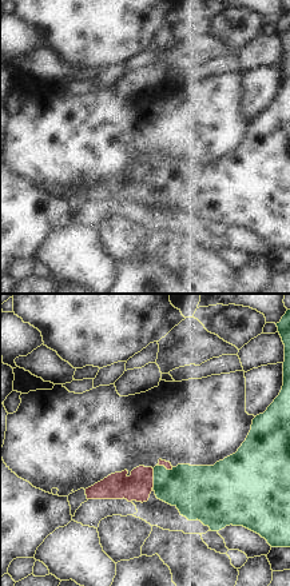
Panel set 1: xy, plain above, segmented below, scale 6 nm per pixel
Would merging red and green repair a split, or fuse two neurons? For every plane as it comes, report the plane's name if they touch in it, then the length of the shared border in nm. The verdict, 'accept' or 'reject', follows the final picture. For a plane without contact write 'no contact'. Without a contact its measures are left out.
contact in xy; length 110 nm

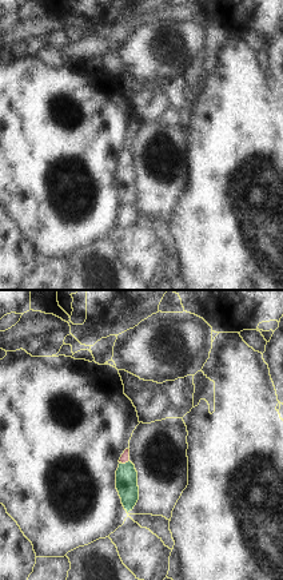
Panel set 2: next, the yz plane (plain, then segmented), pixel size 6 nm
contact in yz; length 60 nm

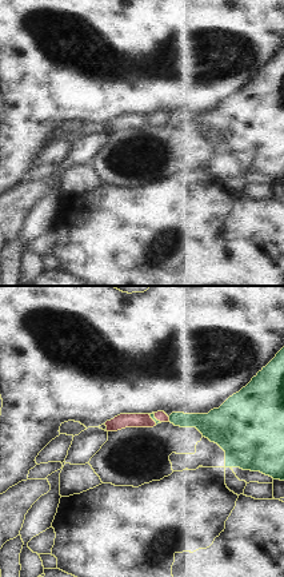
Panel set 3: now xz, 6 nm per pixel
contact in xz; length 90 nm

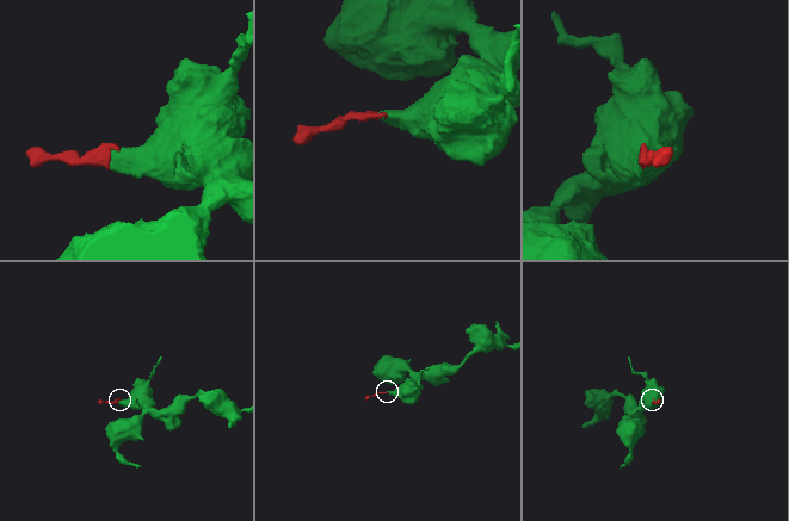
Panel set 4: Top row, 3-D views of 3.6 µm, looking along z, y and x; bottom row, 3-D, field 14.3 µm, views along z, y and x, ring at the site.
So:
accept

